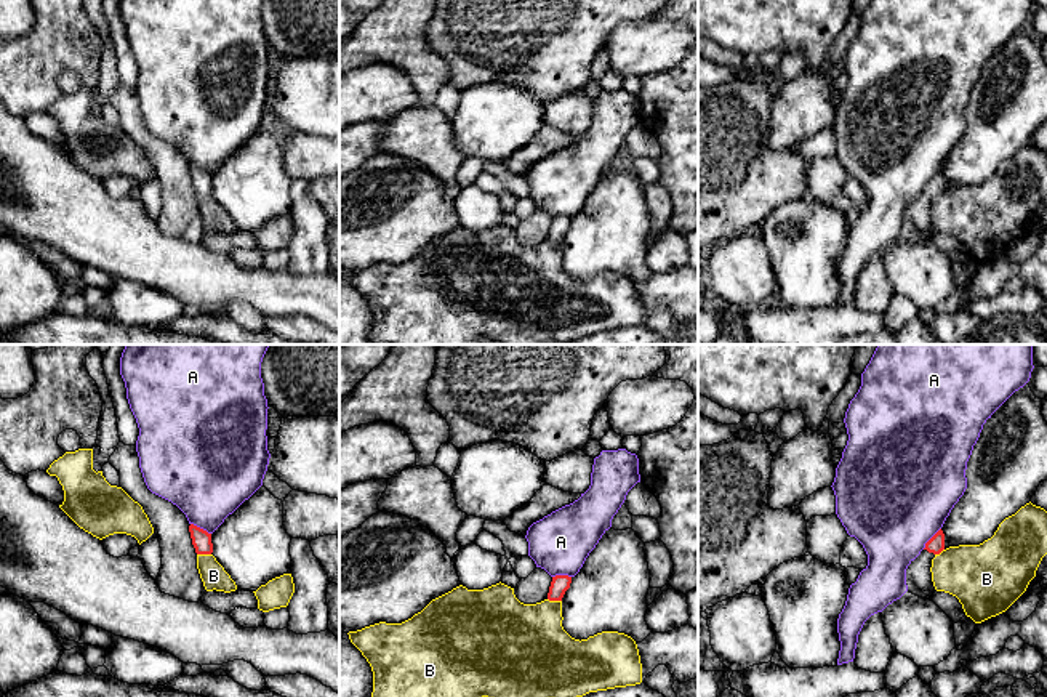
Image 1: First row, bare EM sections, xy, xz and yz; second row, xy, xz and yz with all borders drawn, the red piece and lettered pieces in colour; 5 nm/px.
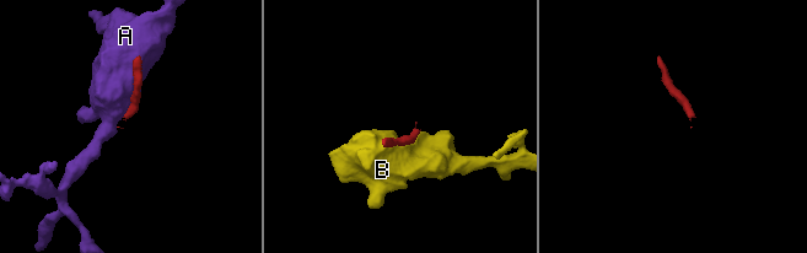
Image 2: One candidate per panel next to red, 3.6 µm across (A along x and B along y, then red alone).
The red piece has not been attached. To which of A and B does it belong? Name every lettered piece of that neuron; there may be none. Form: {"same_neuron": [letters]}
{"same_neuron": []}

